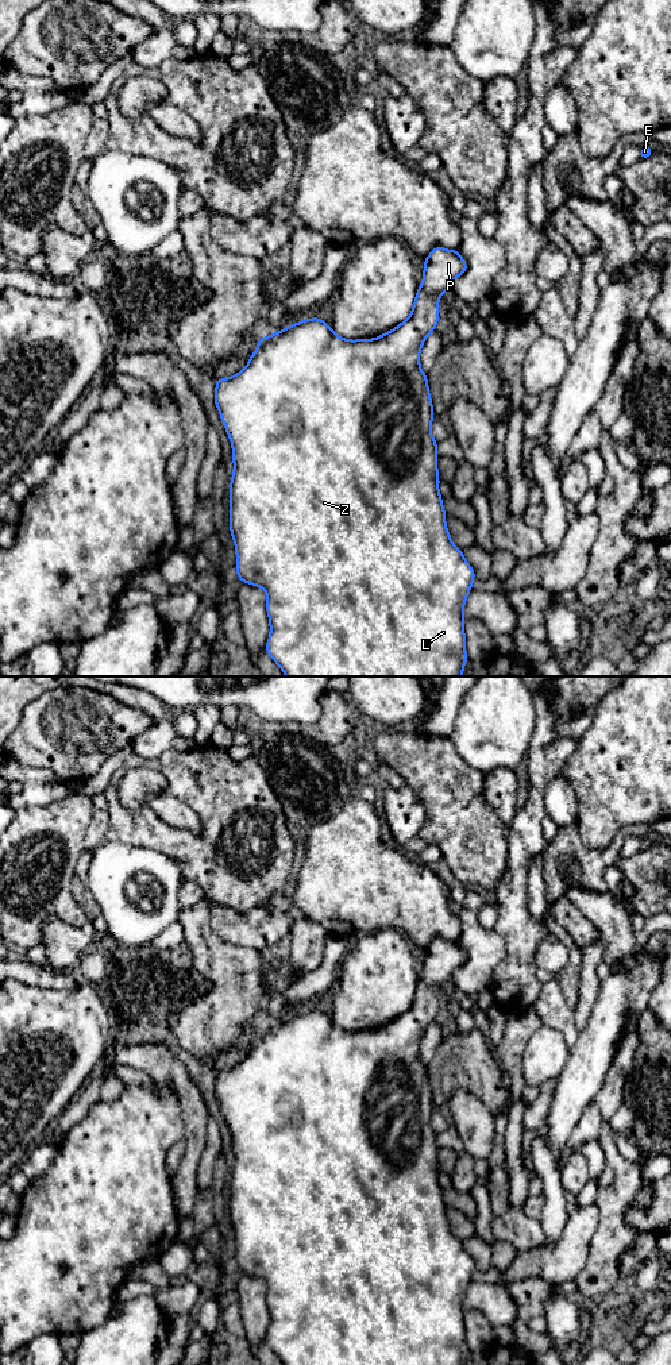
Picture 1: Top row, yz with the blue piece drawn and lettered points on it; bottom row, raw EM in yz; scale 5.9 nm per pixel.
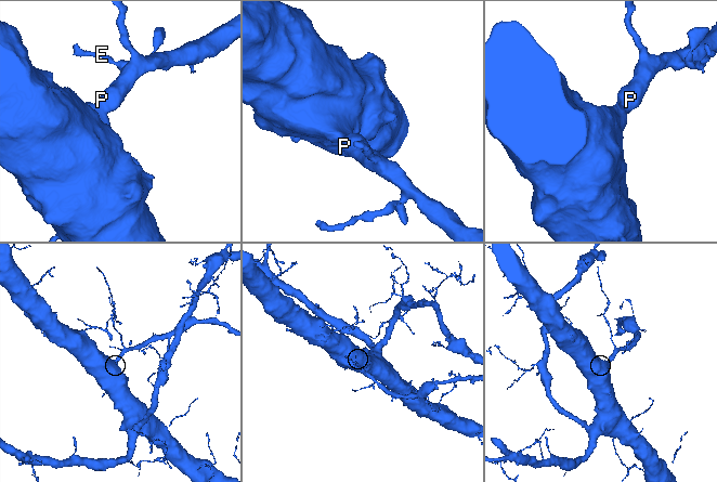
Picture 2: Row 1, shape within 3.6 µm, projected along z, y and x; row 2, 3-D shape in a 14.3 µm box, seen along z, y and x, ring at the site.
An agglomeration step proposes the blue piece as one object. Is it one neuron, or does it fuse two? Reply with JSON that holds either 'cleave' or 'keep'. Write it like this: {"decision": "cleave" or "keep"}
{"decision": "keep"}

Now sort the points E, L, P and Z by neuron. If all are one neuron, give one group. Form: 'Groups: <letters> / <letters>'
Groups: E L P Z

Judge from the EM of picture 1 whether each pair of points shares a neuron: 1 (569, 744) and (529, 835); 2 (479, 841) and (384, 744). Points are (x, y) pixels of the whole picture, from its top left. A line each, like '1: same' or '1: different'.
1: same
2: same

